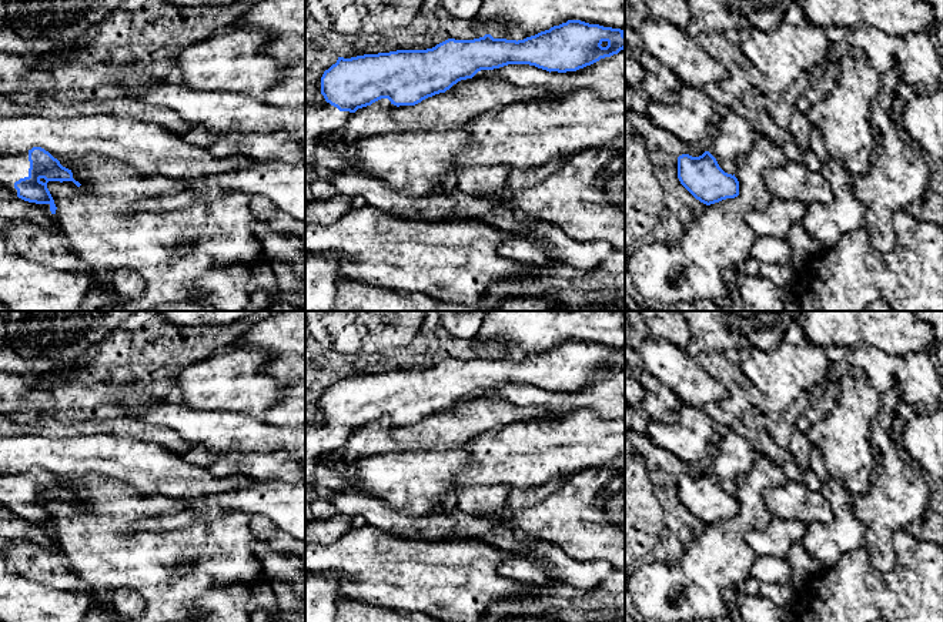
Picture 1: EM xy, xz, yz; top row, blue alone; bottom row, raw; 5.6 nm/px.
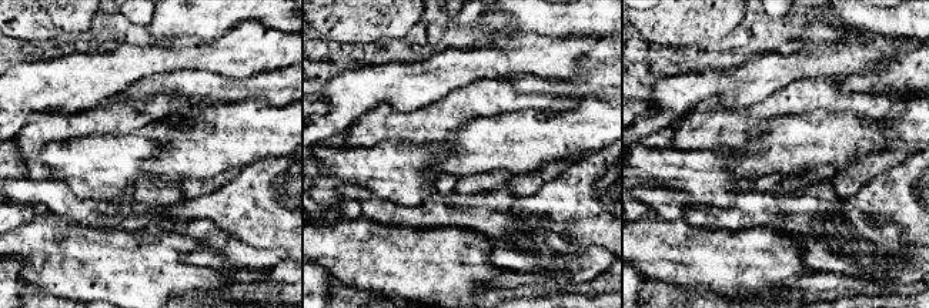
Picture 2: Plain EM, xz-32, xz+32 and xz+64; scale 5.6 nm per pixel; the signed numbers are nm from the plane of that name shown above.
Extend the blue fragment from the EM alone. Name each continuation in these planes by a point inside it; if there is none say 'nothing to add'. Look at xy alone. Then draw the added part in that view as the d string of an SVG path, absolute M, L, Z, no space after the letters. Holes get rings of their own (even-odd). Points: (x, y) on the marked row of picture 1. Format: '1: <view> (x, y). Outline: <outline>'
1: xy (13, 167). Outline: M29 151L20 154L0 154L0 187L17 197L14 183L29 177Z

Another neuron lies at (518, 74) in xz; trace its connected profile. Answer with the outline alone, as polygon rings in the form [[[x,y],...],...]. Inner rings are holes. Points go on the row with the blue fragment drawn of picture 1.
[[[625,49],[576,71],[549,73],[529,64],[508,64],[481,70],[474,77],[484,76],[501,77],[518,87],[541,87],[555,94],[588,88],[603,98],[618,100],[625,96]]]

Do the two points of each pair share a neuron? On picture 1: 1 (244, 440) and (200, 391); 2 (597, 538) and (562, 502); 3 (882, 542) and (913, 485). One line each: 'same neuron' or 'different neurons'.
1: different neurons
2: same neuron
3: same neuron

